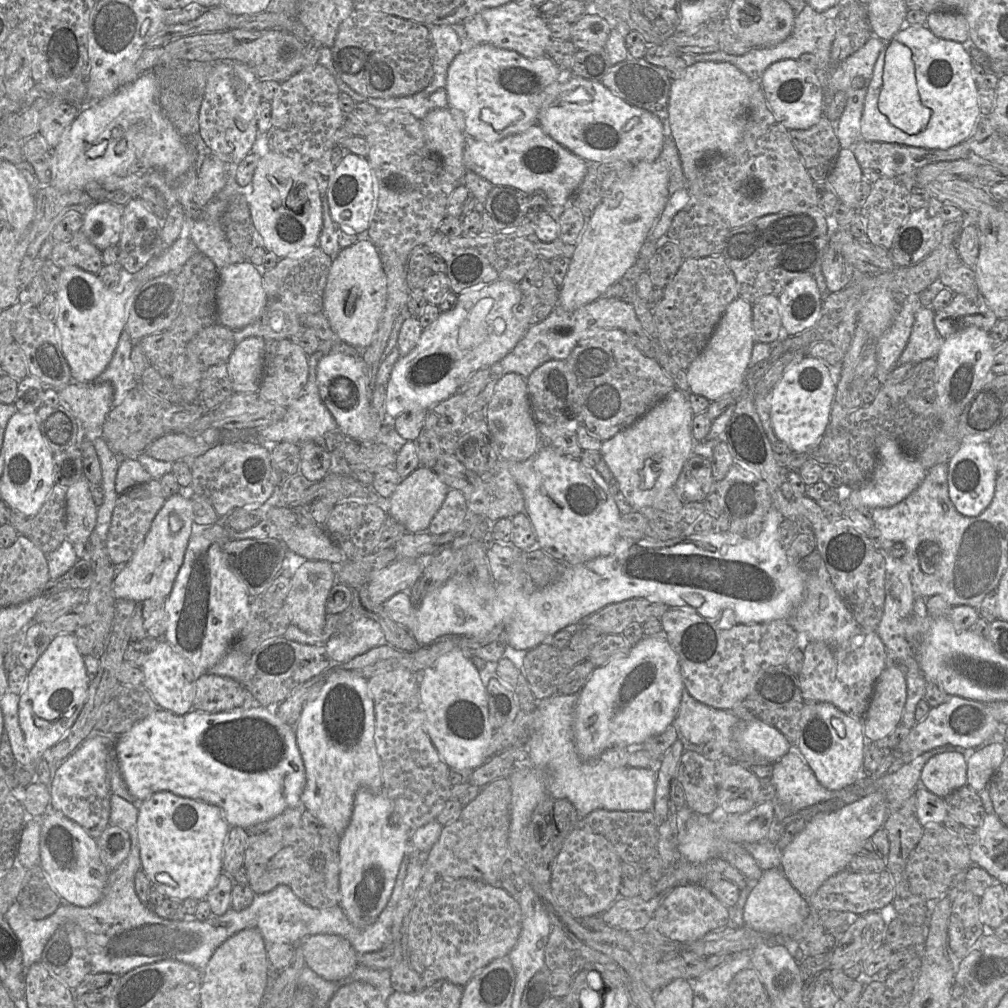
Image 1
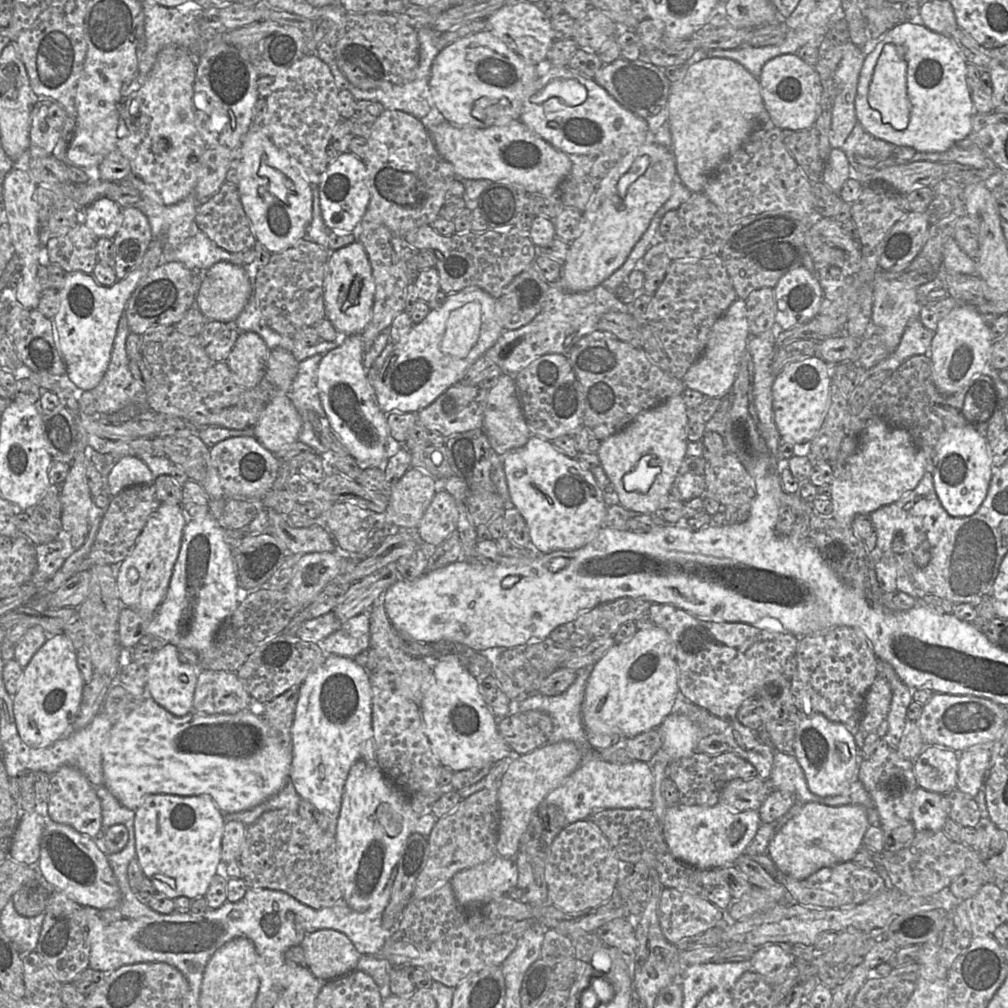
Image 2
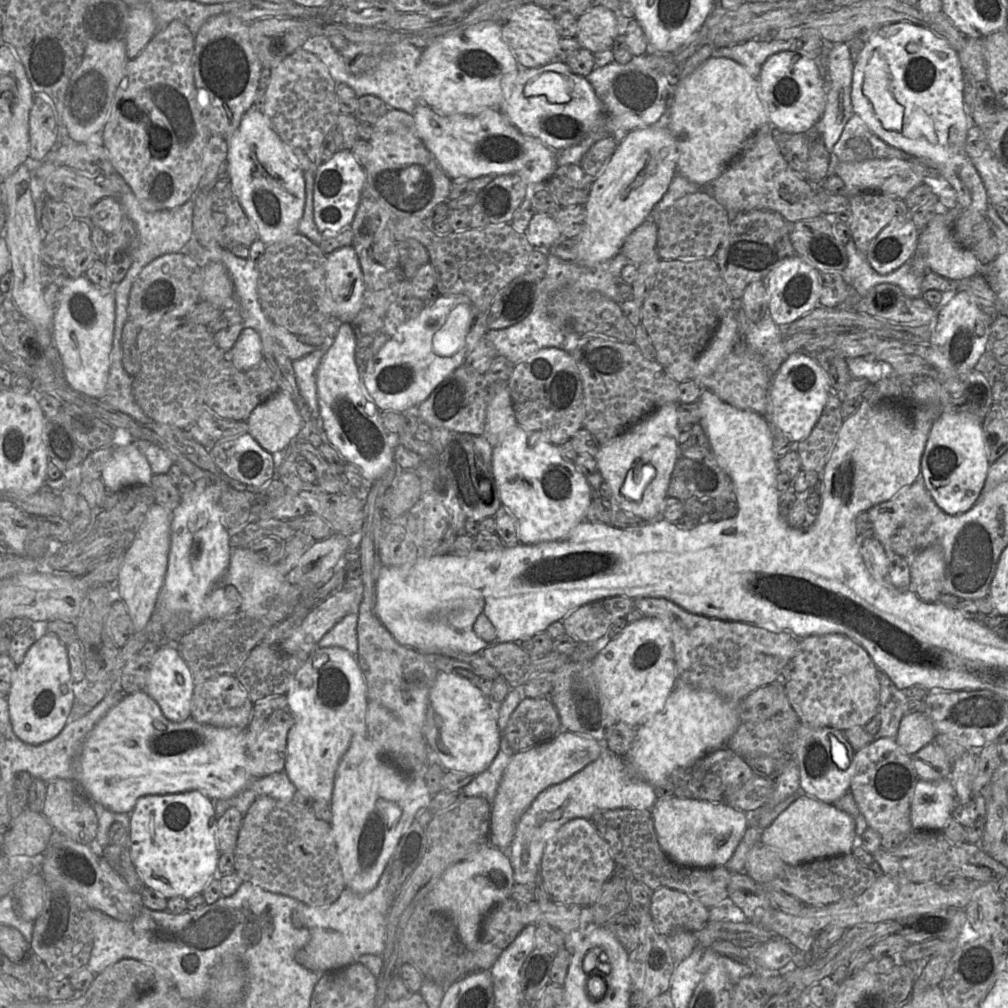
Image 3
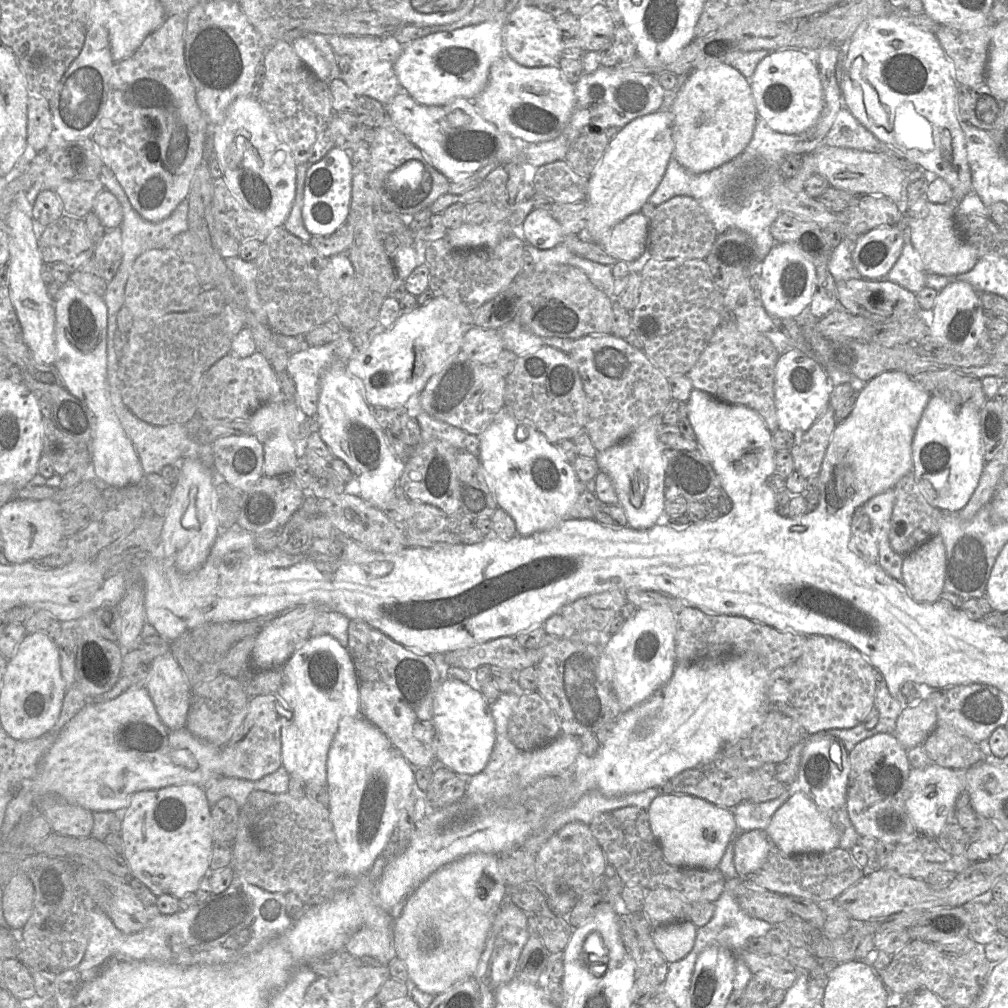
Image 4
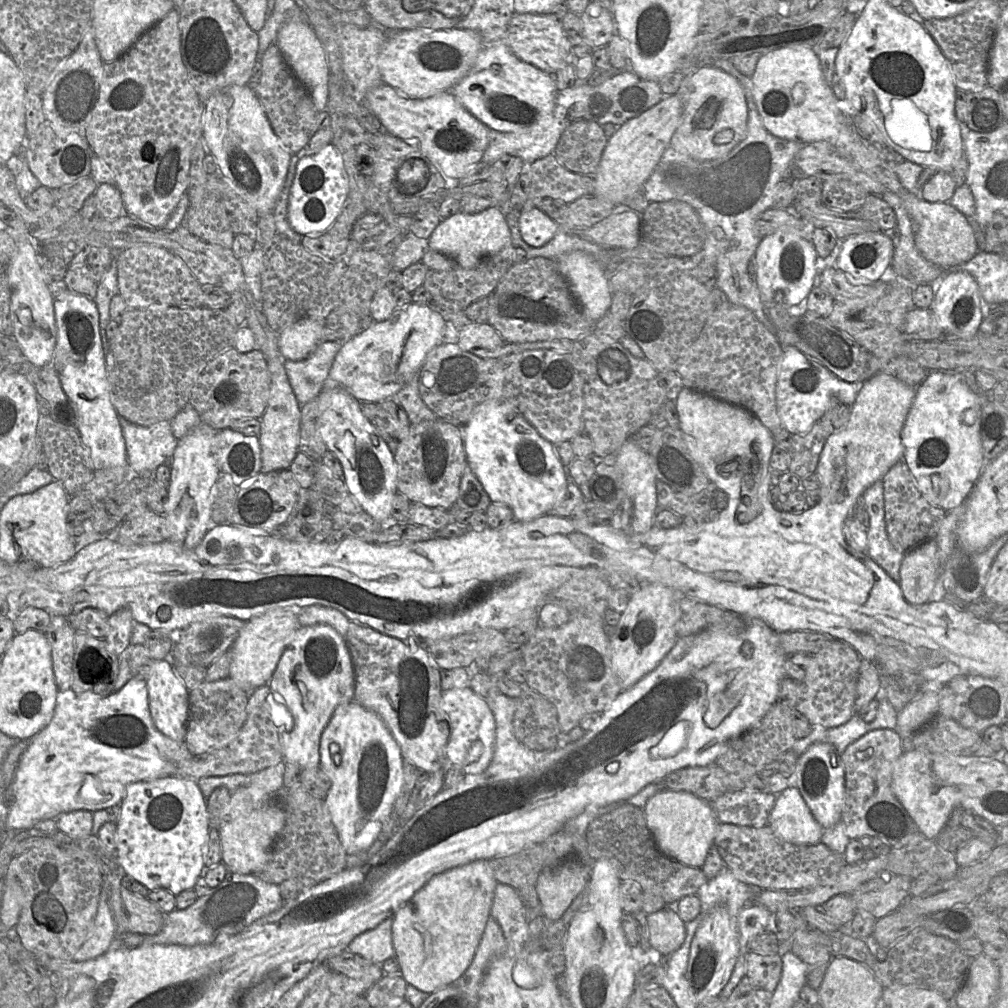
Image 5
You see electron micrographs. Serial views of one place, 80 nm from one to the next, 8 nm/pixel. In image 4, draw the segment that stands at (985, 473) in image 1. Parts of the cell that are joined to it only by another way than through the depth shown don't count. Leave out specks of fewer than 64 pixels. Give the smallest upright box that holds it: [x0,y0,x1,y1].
[912,394,985,513]

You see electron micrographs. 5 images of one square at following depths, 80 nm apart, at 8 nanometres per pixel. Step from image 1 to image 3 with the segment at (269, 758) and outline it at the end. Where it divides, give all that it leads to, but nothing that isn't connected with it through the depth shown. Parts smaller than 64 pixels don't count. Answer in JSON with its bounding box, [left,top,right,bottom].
[76,690,259,814]

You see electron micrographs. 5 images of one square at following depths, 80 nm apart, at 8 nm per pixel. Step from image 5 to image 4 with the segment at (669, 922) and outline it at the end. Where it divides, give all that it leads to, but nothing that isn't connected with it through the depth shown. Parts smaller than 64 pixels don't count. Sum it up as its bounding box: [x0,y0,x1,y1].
[652,920,697,963]

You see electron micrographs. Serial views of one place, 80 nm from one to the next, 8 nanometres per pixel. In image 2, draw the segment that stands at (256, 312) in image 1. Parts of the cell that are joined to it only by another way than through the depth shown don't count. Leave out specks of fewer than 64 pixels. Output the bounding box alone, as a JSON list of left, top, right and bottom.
[196,261,252,321]

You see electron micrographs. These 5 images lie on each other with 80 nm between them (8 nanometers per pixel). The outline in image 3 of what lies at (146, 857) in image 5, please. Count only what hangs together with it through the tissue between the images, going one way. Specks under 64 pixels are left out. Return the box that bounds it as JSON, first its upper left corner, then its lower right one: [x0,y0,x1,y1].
[130,790,220,899]

